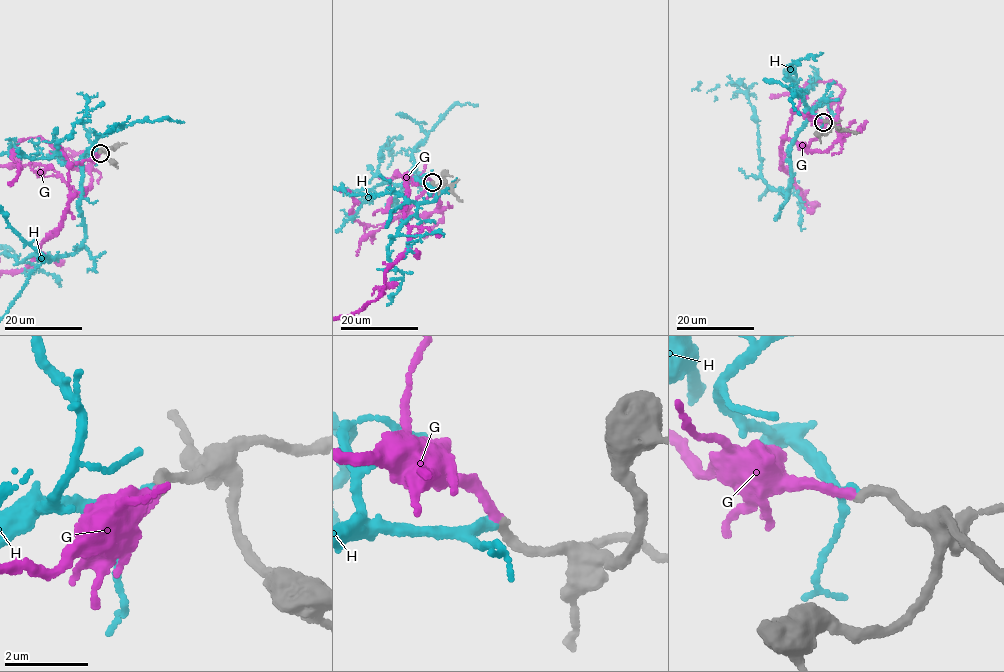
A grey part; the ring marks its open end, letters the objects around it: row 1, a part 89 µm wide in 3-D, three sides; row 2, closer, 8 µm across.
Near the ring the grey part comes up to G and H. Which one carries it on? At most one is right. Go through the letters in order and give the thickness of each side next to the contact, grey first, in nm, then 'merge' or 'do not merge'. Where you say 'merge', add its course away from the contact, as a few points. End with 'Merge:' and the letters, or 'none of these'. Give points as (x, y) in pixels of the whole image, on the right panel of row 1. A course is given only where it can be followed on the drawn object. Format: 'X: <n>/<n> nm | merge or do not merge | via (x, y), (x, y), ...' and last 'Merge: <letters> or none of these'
G: 240/220 nm | merge
H: 240/260 nm | do not merge
Merge: G

